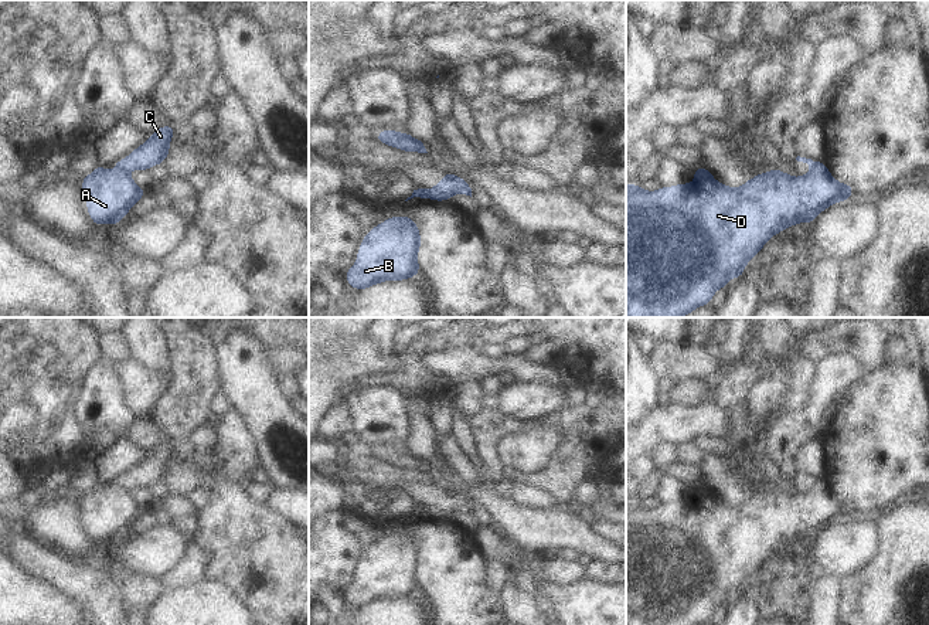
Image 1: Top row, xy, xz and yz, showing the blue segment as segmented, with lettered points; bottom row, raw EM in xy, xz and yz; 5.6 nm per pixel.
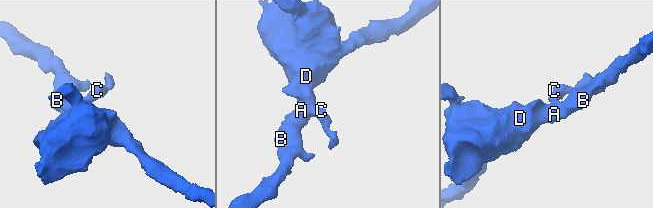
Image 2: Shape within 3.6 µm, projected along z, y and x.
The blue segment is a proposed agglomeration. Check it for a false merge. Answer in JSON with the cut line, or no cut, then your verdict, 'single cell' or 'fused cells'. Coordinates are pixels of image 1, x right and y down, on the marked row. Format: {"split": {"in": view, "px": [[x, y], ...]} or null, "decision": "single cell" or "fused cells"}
{"split": {"in": "xz", "px": [[434, 186], [439, 186], [449, 199]]}, "decision": "fused cells"}

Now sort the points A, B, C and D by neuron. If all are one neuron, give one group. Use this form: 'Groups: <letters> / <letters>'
Groups: A B D / C.

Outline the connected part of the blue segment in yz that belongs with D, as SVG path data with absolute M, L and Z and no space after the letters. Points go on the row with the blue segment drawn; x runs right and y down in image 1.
M816 162L809 173L792 177L777 169L768 173L759 173L749 179L742 187L728 187L714 179L702 166L694 170L695 179L687 186L685 183L673 187L660 187L650 193L637 184L626 184L626 317L683 317L694 312L698 306L709 305L714 293L728 286L732 278L741 278L748 262L758 255L765 244L777 232L800 223L811 224L816 217L831 204L845 201L853 196L853 186L837 181L823 162Z

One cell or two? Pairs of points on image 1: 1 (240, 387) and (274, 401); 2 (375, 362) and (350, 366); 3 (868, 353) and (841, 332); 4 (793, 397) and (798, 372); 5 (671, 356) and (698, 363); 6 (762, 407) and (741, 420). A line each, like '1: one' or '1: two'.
1: one
2: one
3: one
4: one
5: one
6: two

